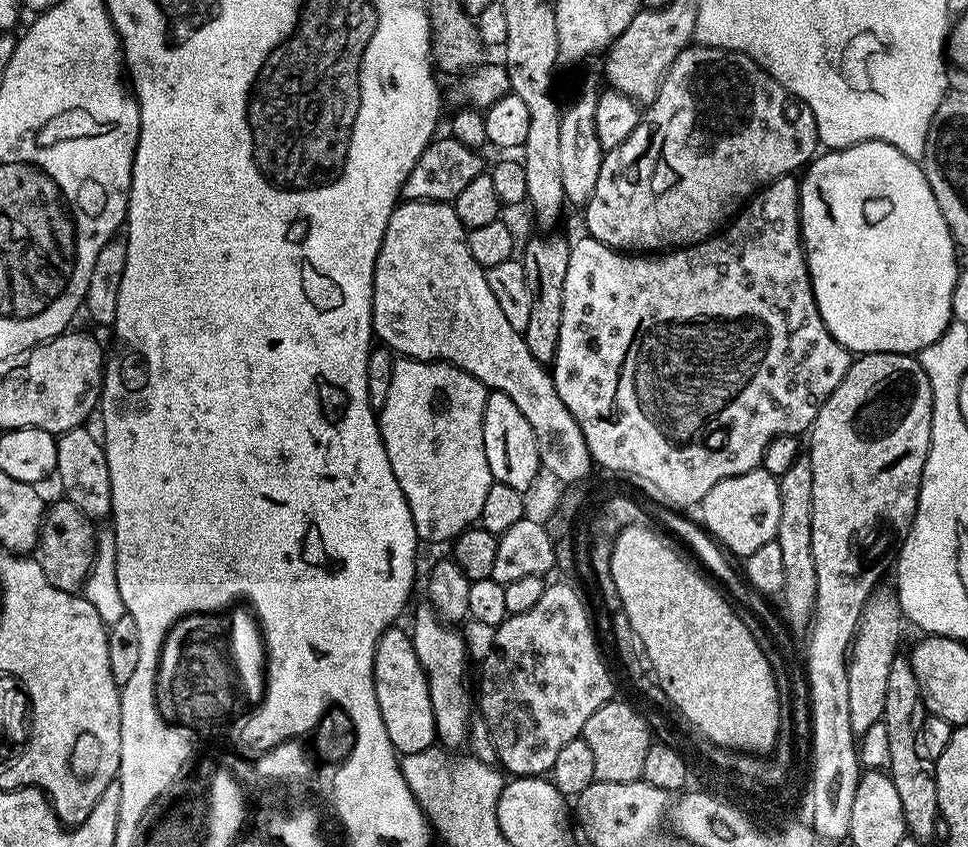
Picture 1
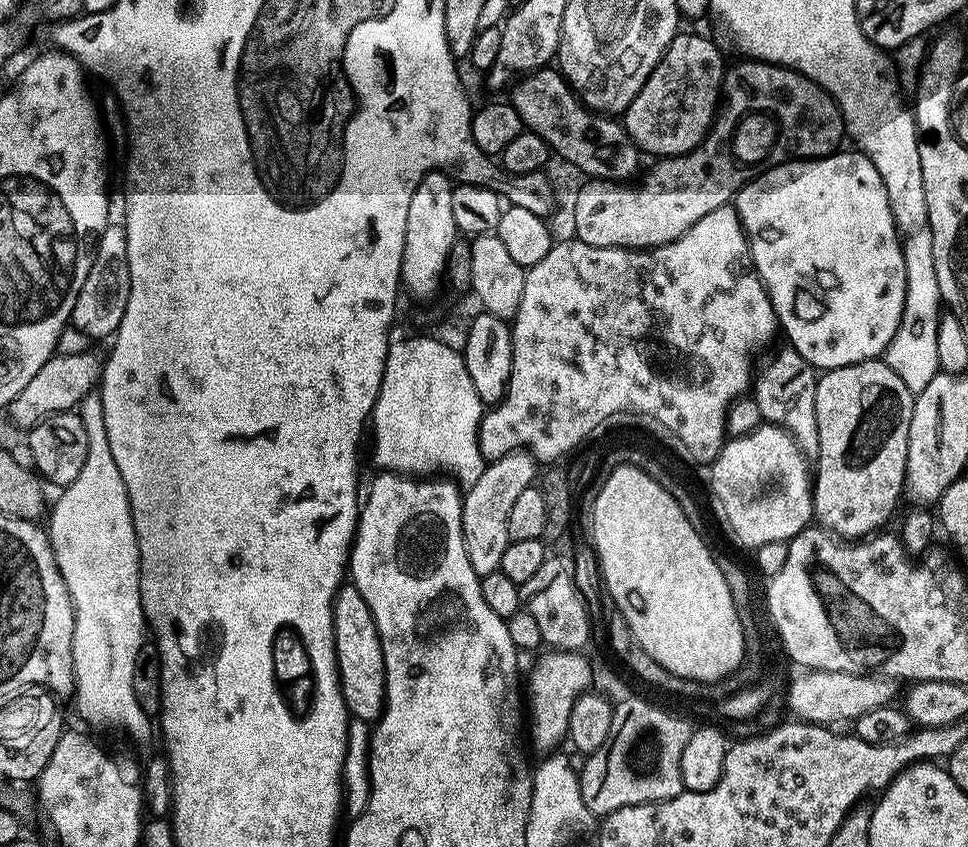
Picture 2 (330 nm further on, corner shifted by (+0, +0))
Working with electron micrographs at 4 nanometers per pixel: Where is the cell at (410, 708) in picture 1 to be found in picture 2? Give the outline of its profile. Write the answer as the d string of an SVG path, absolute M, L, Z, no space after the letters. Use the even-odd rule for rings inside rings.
M348 582L337 590L336 599L332 602L332 621L342 698L355 719L375 722L384 712L382 642L378 626L374 622L374 614L370 606L366 606L366 598L362 598L355 584Z

